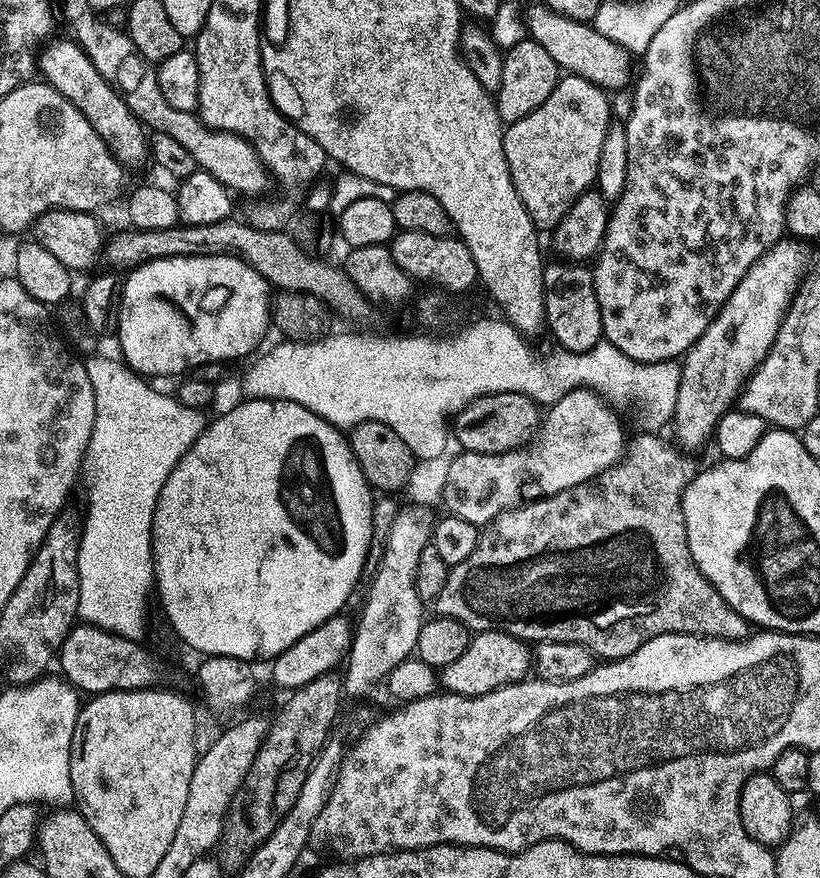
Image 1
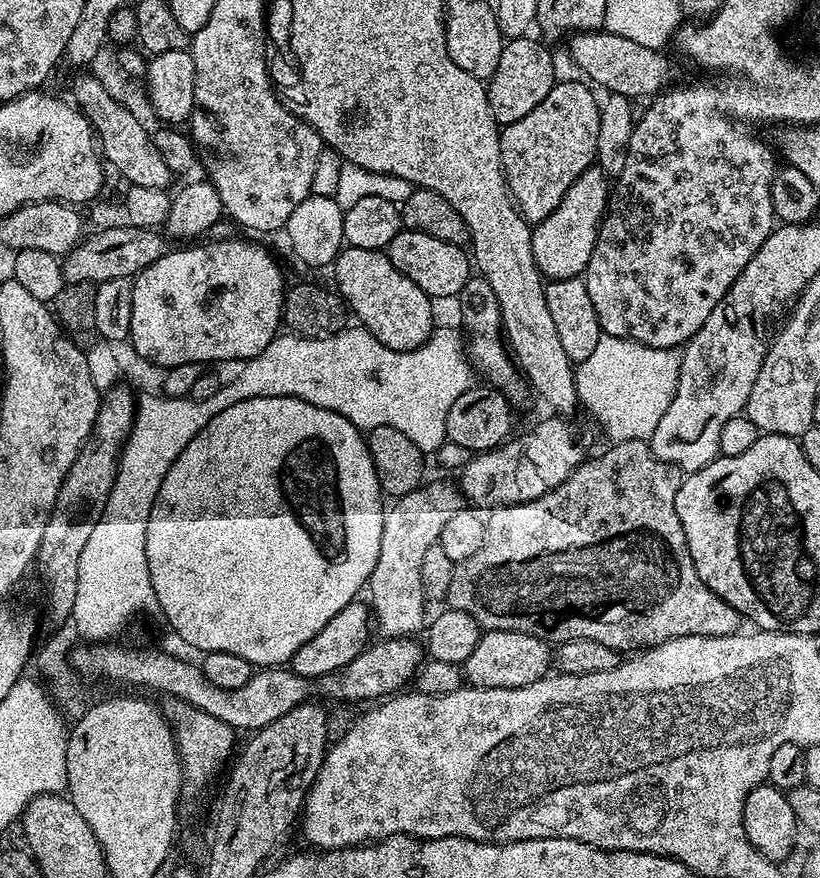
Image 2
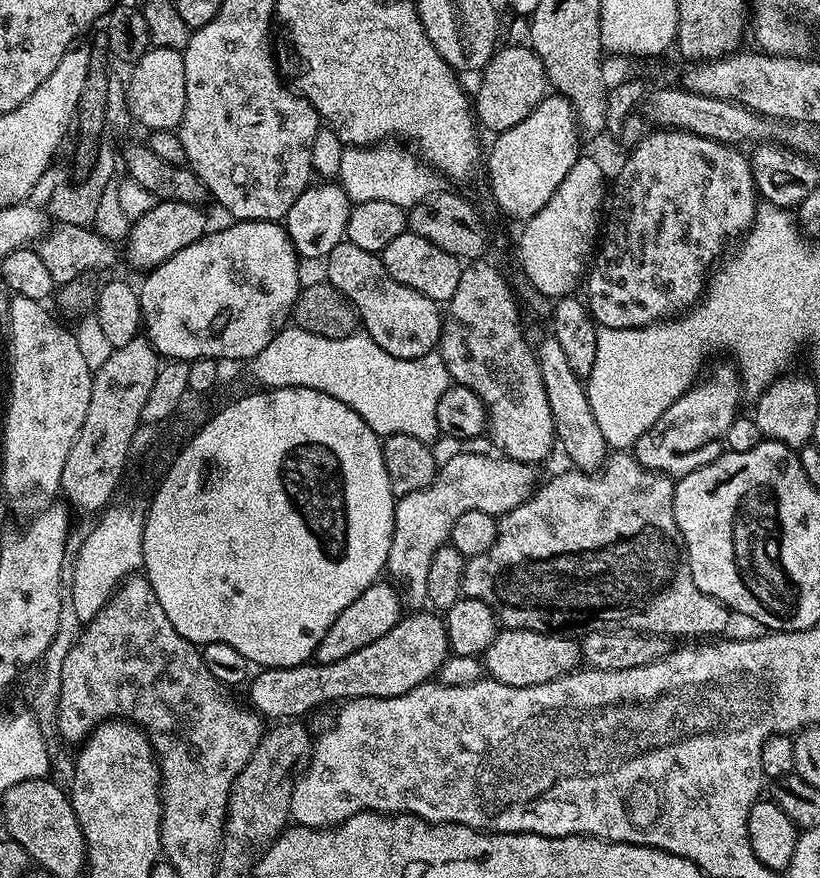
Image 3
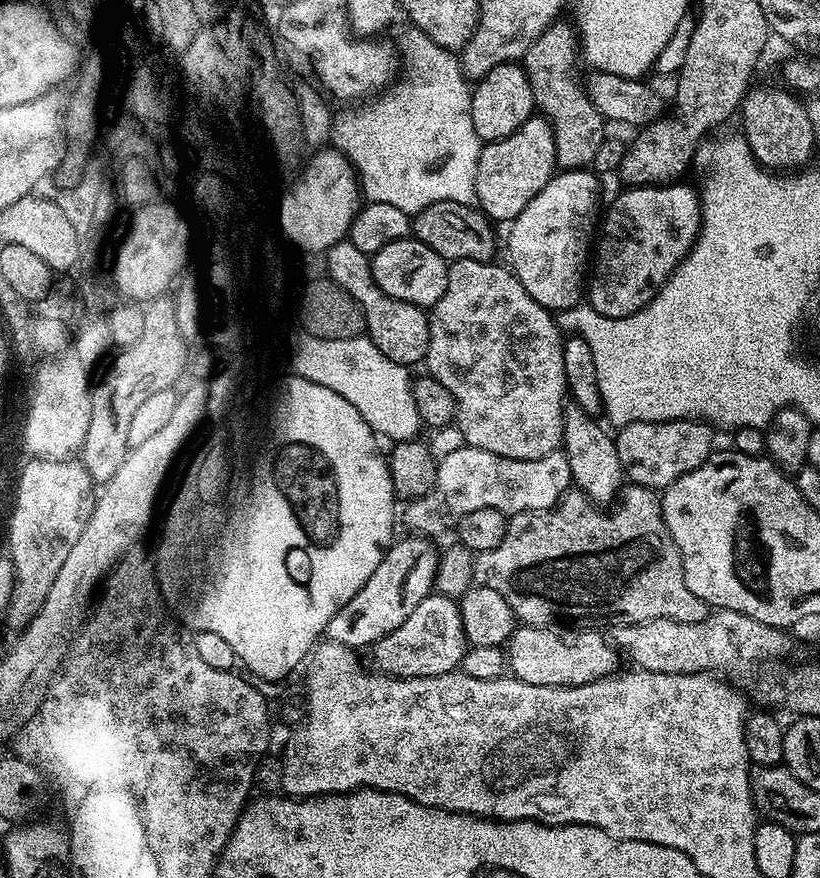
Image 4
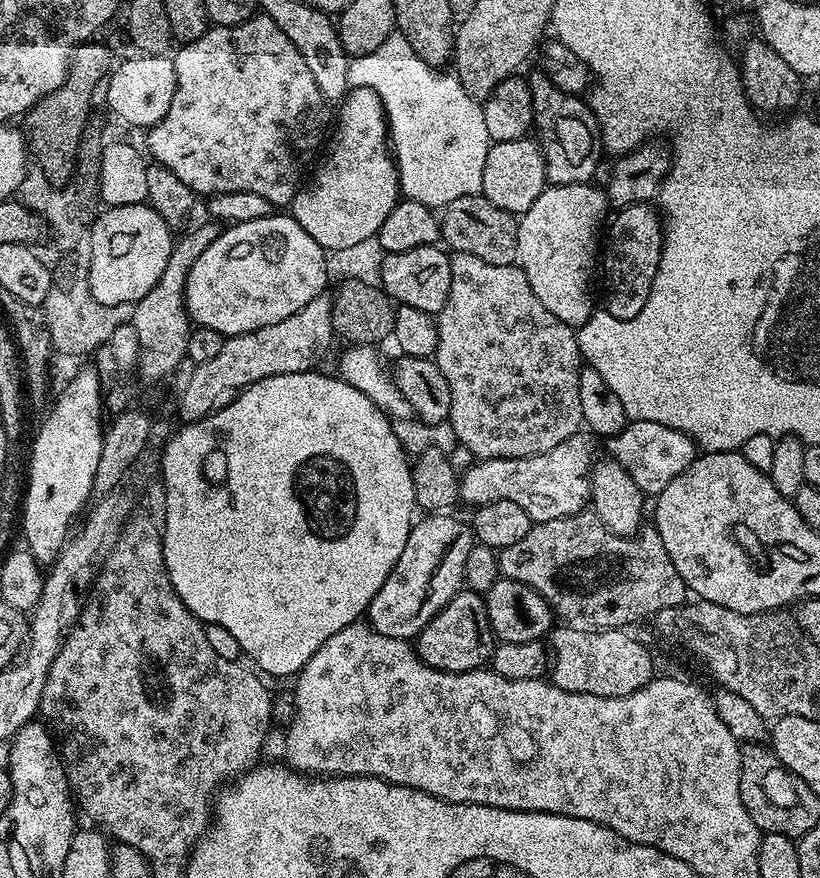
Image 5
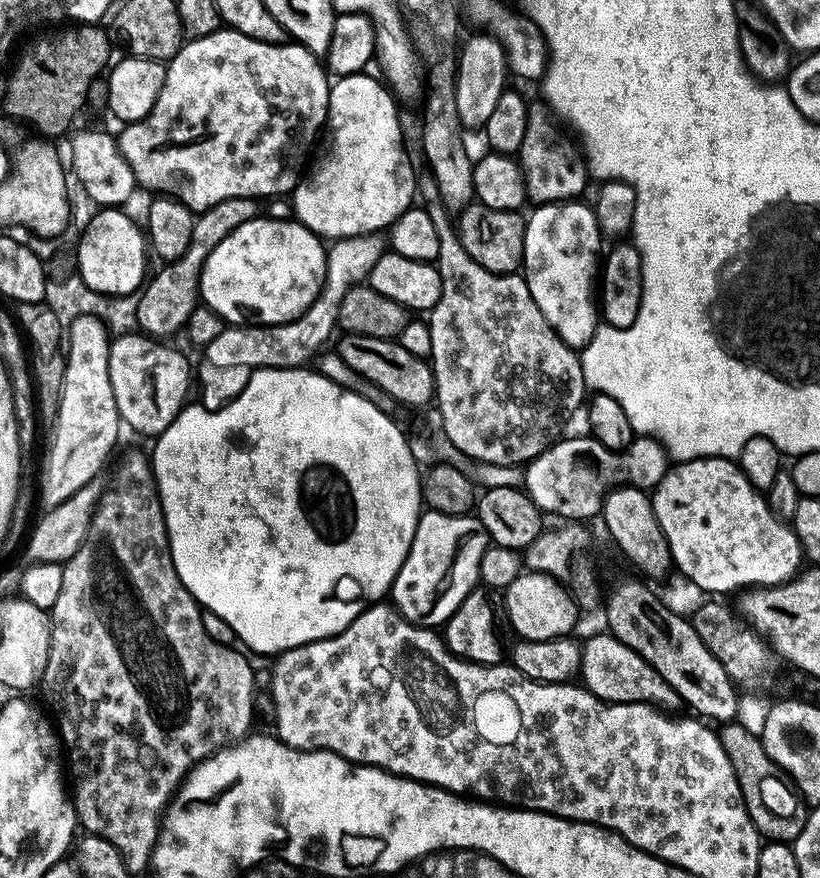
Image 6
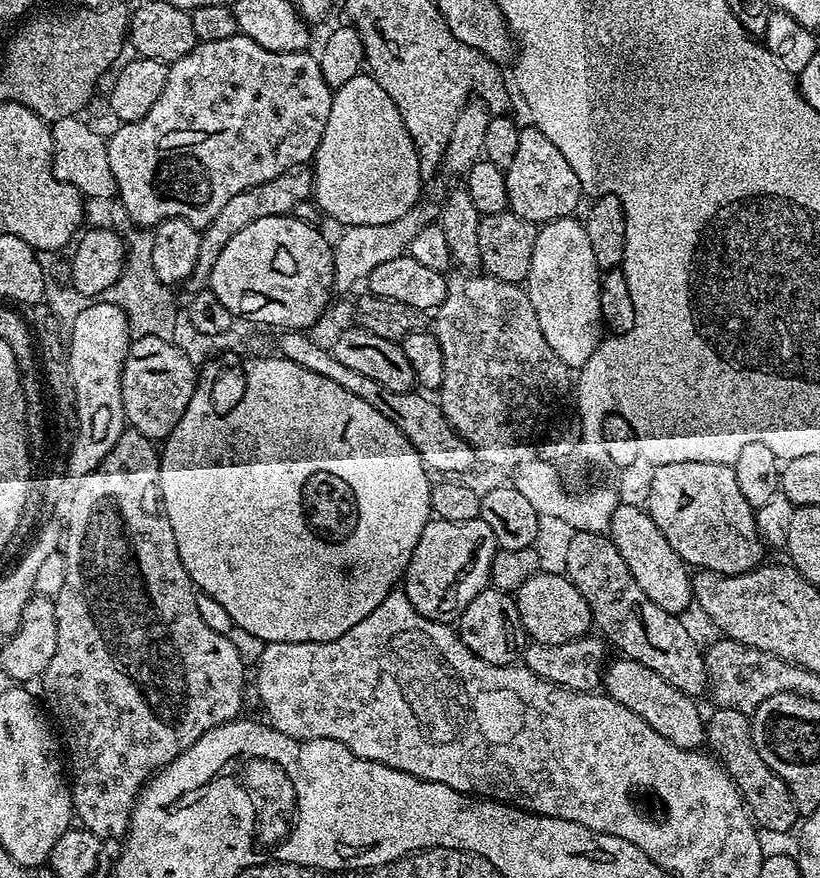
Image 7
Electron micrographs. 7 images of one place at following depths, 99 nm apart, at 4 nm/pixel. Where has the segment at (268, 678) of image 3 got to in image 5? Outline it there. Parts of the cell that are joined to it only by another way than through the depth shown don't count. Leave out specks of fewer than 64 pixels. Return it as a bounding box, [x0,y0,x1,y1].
[414,590,497,672]

